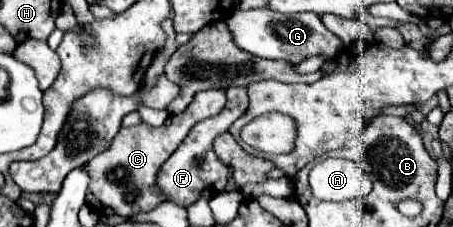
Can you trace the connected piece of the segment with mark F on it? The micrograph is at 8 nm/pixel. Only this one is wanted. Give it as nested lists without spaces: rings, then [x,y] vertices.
[[[231,87],[227,89],[227,103],[223,107],[223,111],[215,117],[203,119],[201,123],[197,123],[189,137],[179,145],[179,149],[169,157],[169,161],[161,167],[159,175],[157,175],[157,185],[163,189],[163,193],[169,197],[169,201],[175,201],[177,205],[191,205],[197,201],[197,197],[201,197],[205,191],[211,191],[213,185],[217,183],[217,179],[221,175],[229,175],[229,167],[219,161],[219,157],[213,151],[213,139],[227,131],[231,127],[233,121],[237,121],[249,107],[249,97],[247,97],[247,89],[245,87]]]

